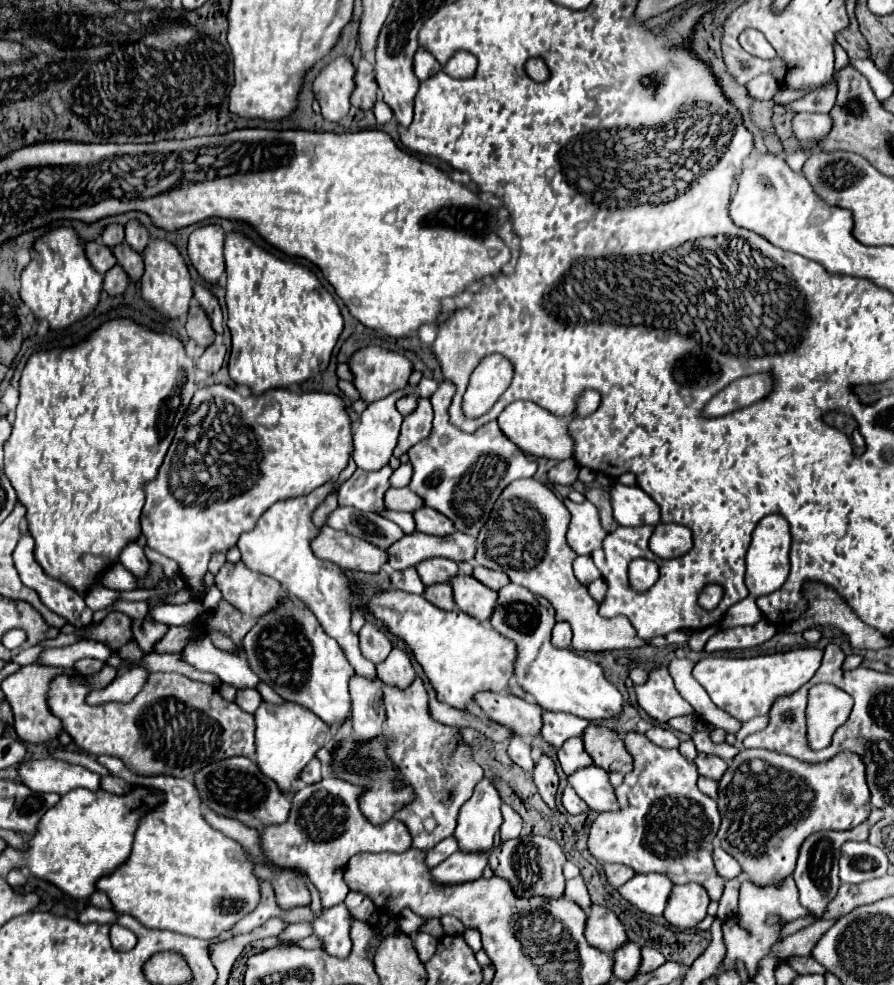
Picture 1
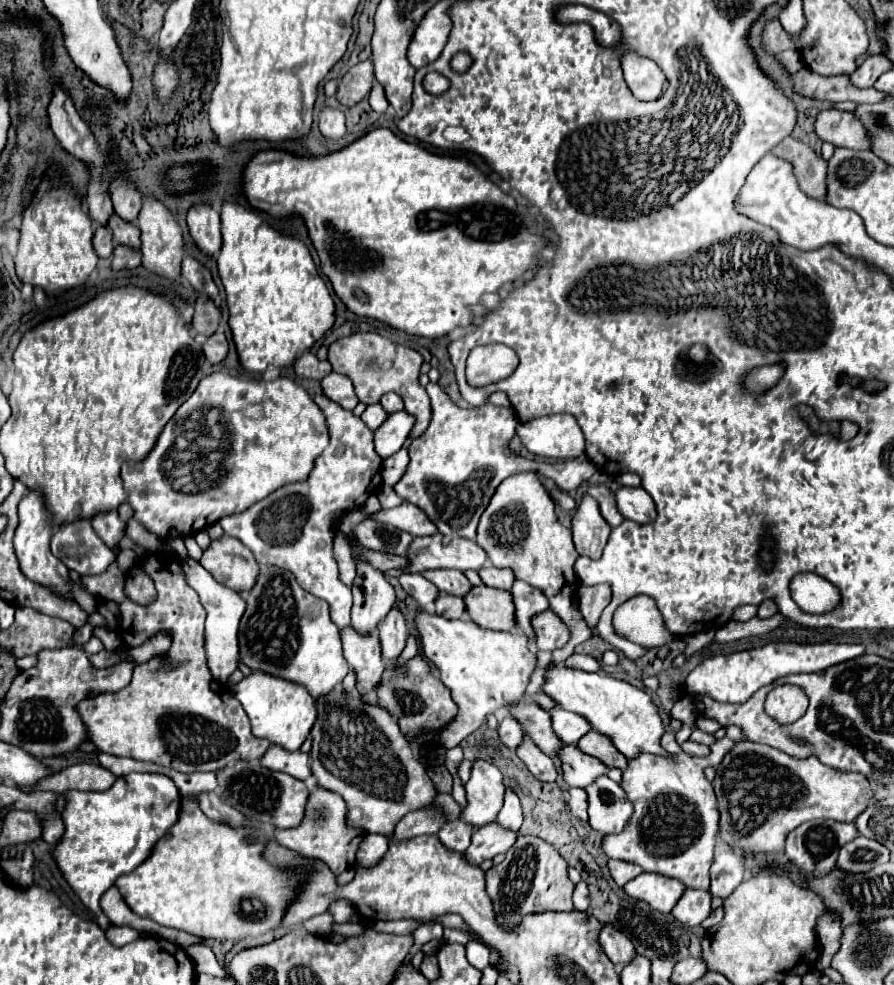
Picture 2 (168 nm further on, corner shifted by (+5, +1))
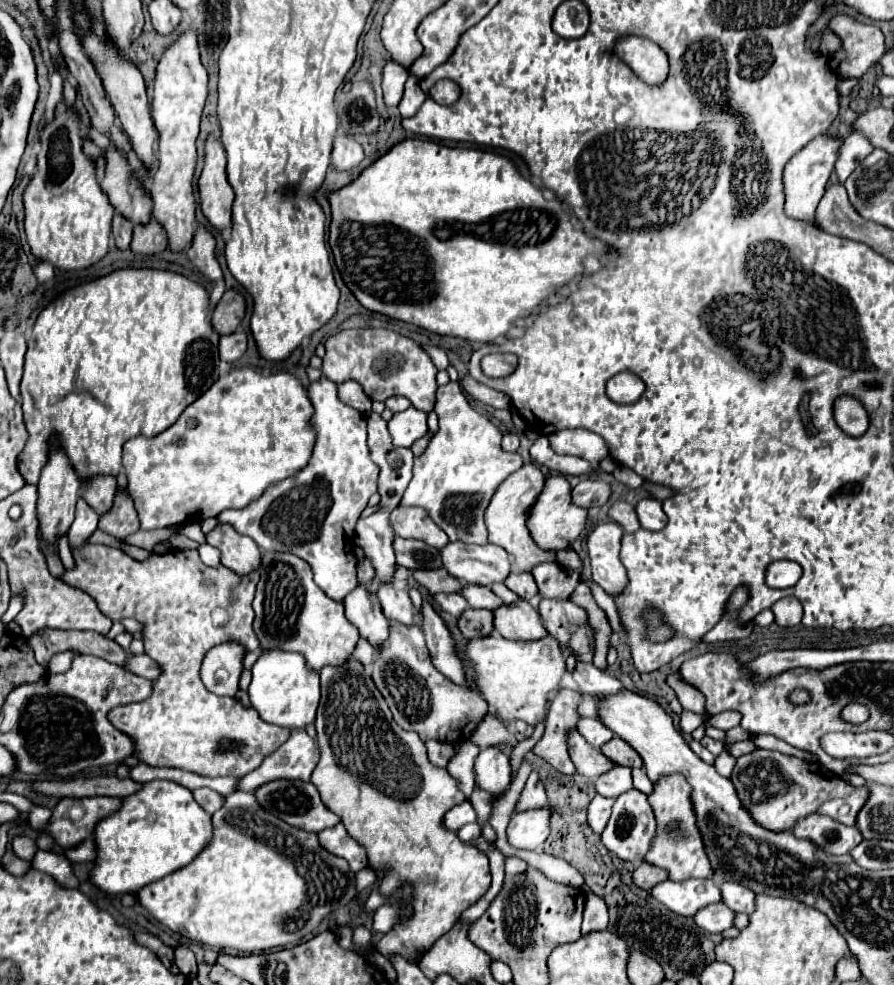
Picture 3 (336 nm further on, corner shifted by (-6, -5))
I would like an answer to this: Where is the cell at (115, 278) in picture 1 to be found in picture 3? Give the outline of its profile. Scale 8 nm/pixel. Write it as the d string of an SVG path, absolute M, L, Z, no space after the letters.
M154 221L148 225L136 225L130 249L136 255L154 255L154 253L164 251L166 249L164 229Z

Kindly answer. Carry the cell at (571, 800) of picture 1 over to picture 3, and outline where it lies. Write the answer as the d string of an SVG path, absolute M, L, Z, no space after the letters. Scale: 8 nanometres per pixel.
M596 795L588 805L588 825L594 833L602 833L610 819L610 809L614 805L614 799L606 799L602 795Z

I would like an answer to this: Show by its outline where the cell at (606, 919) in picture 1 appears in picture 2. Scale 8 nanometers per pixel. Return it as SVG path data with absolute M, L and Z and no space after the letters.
M605 925L601 929L599 943L601 943L605 955L615 963L615 967L625 967L637 957L631 939L627 939L621 931L615 931L615 927Z

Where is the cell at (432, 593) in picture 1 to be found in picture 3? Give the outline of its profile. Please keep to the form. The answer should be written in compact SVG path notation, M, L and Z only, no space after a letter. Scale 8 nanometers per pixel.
M466 609L460 617L458 617L458 629L462 631L462 635L466 635L468 639L480 635L490 635L492 633L492 611L486 609Z

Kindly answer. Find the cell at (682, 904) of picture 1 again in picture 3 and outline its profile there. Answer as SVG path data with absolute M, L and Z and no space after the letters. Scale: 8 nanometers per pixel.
M724 903L706 905L706 909L700 909L694 915L694 923L706 933L722 933L724 929L732 927L732 921L734 921L734 911L730 911Z

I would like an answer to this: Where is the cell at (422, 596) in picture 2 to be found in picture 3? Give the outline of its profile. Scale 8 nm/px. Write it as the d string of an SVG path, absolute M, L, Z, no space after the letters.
M436 593L434 601L440 605L442 611L446 611L450 615L460 615L468 607L466 599L458 593Z

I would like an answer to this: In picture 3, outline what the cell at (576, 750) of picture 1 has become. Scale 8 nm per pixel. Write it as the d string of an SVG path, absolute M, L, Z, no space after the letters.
M616 765L616 769L610 769L610 773L602 773L602 777L598 777L594 787L596 793L602 797L618 797L632 787L630 769Z

